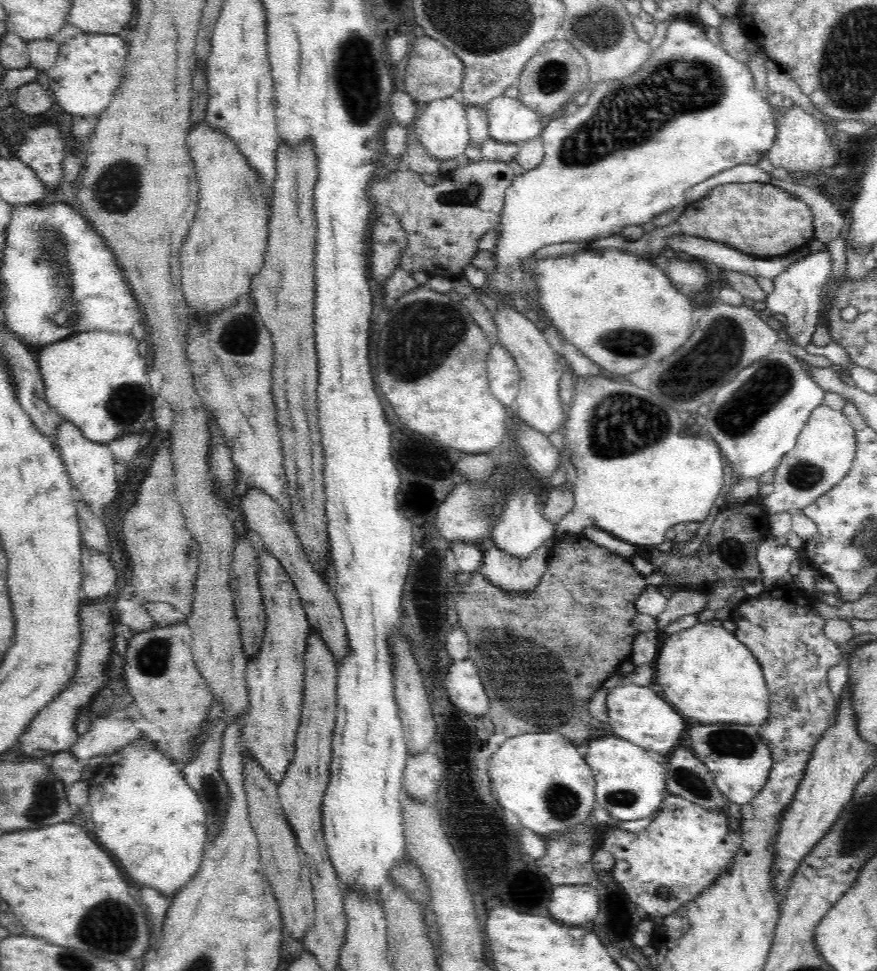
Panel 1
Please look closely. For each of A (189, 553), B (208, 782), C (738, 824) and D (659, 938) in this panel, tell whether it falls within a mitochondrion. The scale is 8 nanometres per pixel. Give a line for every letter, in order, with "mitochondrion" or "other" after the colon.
A: mitochondrion
B: mitochondrion
C: other
D: other

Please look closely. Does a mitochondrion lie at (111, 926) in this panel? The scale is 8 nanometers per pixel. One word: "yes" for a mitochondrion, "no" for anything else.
yes

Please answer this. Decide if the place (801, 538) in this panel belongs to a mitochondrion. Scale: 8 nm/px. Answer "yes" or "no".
no

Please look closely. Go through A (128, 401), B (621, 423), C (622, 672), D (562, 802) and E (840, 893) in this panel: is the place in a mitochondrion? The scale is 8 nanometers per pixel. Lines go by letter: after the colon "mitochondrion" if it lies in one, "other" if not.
A: mitochondrion
B: mitochondrion
C: other
D: mitochondrion
E: other

